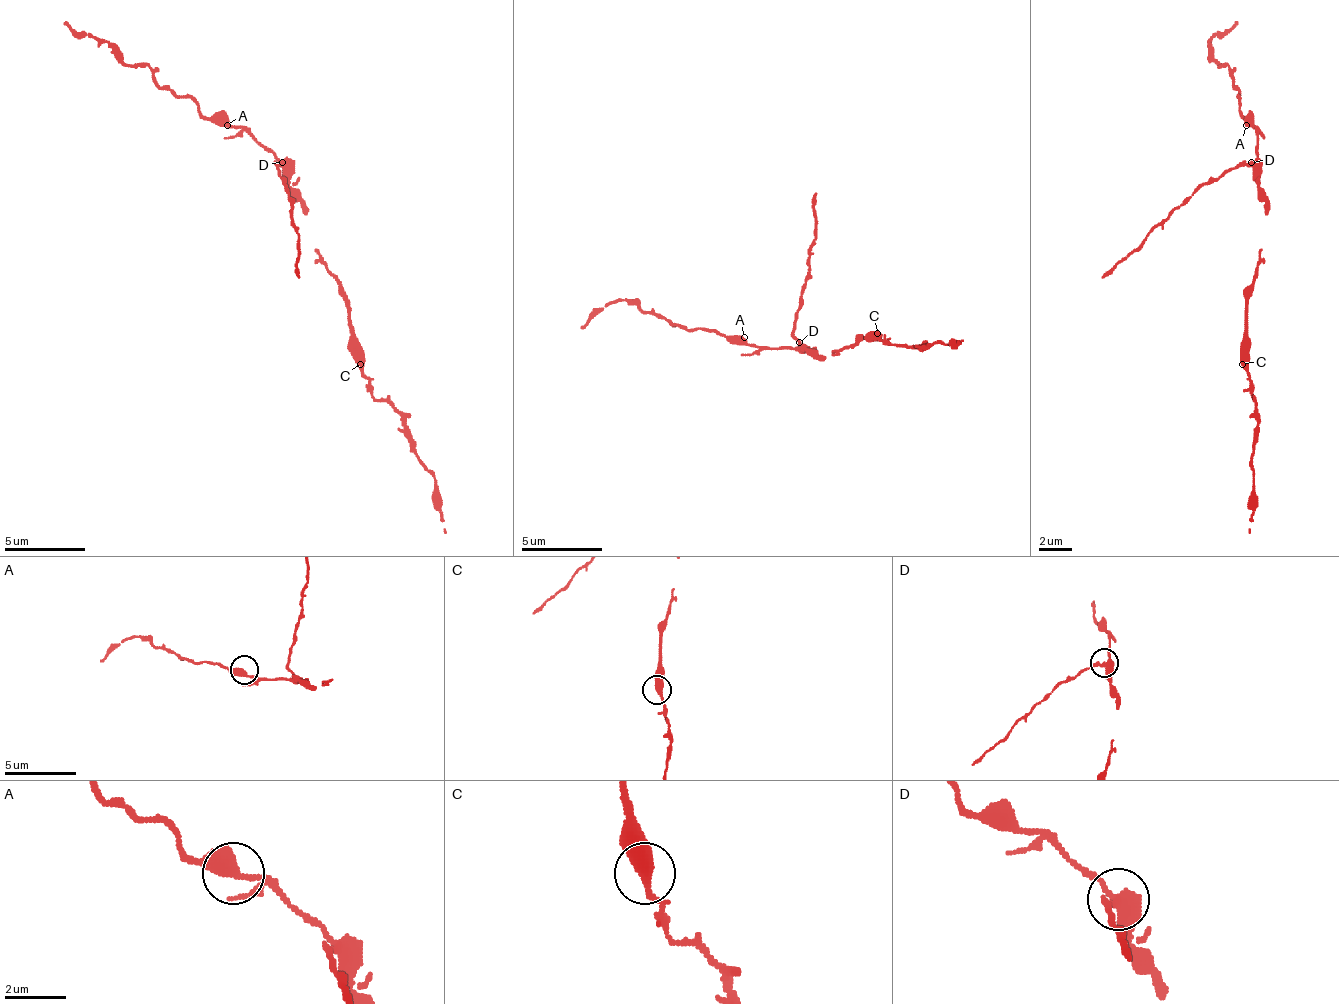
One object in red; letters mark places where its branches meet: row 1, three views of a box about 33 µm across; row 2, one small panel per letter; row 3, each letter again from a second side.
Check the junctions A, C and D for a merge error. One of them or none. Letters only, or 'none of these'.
D

